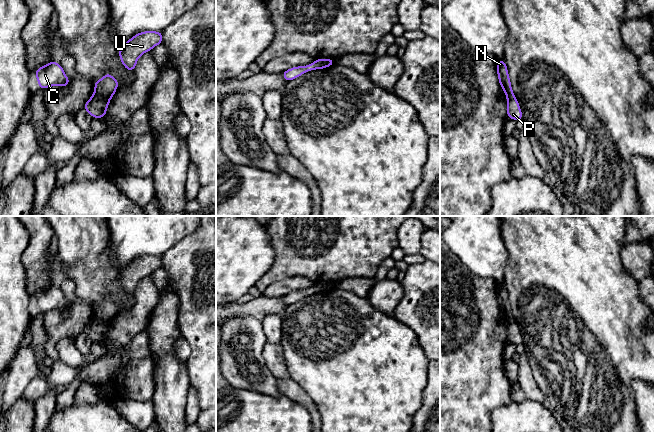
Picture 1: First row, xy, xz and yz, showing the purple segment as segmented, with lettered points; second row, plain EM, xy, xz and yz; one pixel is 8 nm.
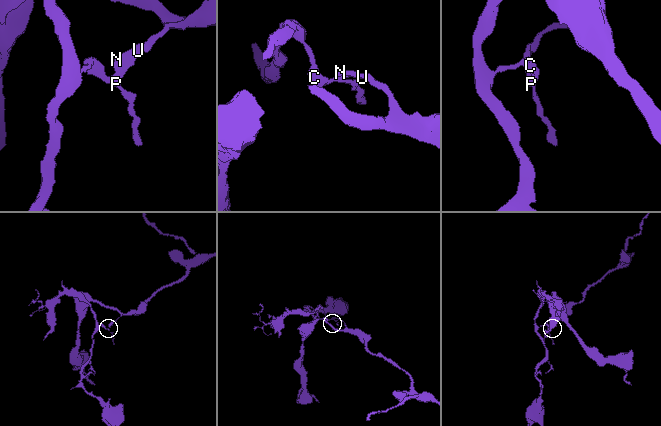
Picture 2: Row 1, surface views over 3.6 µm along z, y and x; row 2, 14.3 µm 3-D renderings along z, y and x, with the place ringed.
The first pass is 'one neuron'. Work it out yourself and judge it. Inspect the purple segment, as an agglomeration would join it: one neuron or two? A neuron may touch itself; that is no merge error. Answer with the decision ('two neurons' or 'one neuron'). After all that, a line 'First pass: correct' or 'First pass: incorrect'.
two neurons
First pass: incorrect

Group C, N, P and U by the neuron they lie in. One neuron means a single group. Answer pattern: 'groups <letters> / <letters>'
groups C P / N U

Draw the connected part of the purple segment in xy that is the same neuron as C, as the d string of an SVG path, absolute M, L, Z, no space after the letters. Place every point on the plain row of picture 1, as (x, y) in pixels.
M53 284L38 292L33 298L36 299L38 310L41 313L51 310L66 311L71 305L66 300L60 287L54 286Z

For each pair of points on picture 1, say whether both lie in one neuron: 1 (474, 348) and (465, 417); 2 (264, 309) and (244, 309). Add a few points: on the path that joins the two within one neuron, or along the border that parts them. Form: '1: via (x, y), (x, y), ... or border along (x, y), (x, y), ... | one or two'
1: via (465, 365), (465, 400) | one
2: via (259, 309), (249, 309) | one

